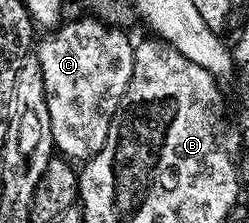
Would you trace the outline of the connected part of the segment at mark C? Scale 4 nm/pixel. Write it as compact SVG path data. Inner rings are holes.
M75 17L72 23L64 22L46 37L37 47L37 56L44 74L45 101L48 102L49 117L52 119L52 141L54 150L68 160L86 161L105 145L111 118L119 107L121 97L133 77L133 61L136 44L122 31L122 26L104 23L94 17Z

